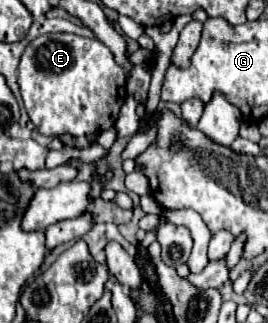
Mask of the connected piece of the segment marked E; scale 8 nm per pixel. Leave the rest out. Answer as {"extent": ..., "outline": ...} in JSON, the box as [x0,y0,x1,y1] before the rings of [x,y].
{"extent":[18,34,126,136],"outline":[[[46,34],[36,38],[24,52],[18,66],[18,84],[24,108],[34,126],[44,136],[94,136],[116,124],[120,106],[126,100],[126,76],[114,62],[112,52],[98,38],[84,38],[76,34]]]}

